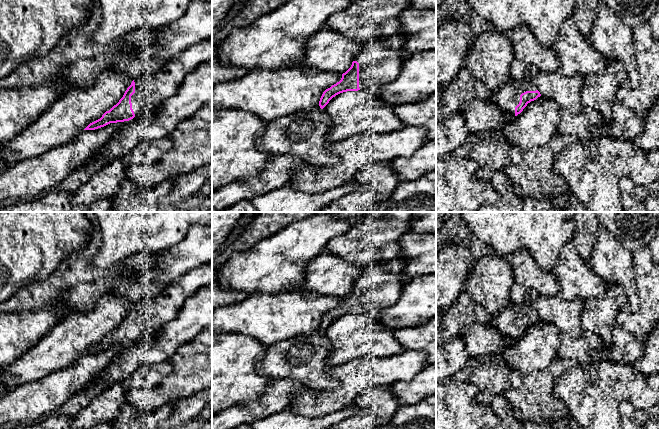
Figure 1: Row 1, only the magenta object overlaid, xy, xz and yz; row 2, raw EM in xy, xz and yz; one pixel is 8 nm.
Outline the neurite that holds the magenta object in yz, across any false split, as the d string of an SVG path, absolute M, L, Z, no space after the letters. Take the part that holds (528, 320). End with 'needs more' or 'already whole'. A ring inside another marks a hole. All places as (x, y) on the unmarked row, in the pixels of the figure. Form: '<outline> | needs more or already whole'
M527 301L525 303L511 302L498 314L491 315L490 323L514 341L520 338L528 327L540 320L537 311Z | needs more

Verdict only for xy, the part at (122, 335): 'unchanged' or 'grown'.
grown

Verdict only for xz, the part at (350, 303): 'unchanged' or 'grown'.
grown

